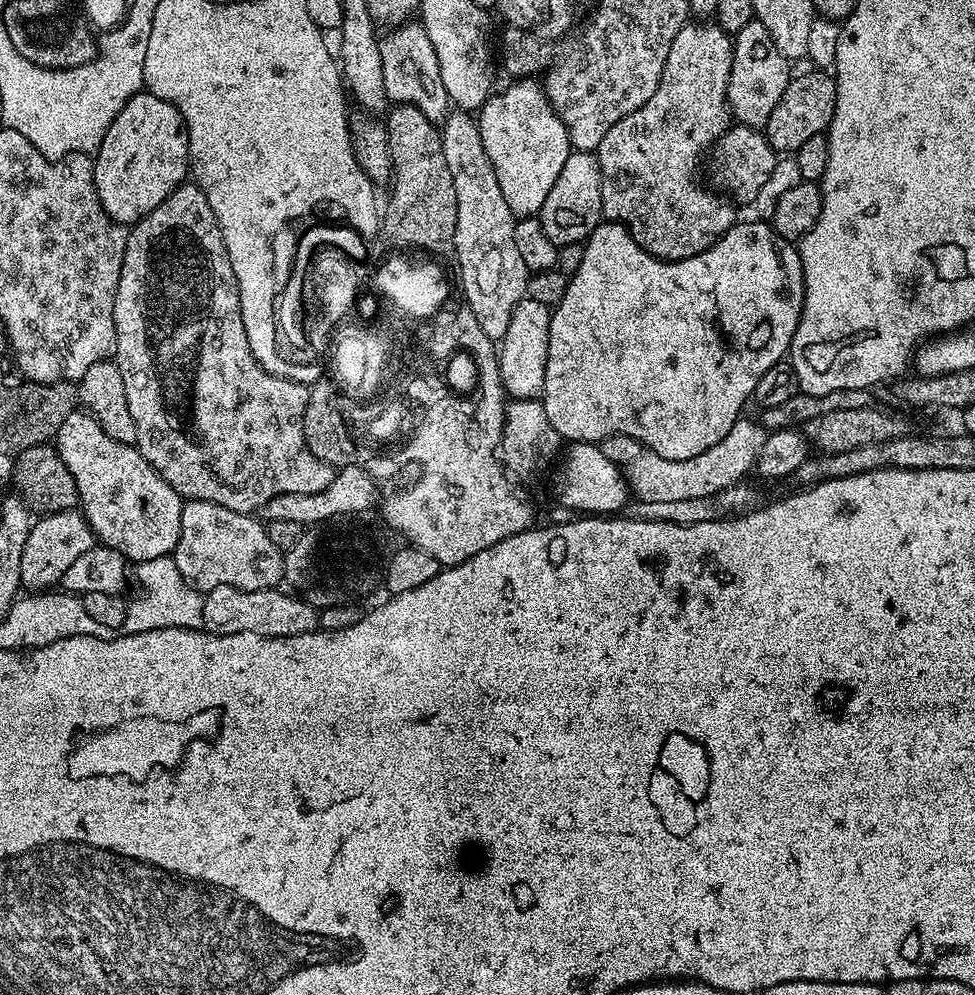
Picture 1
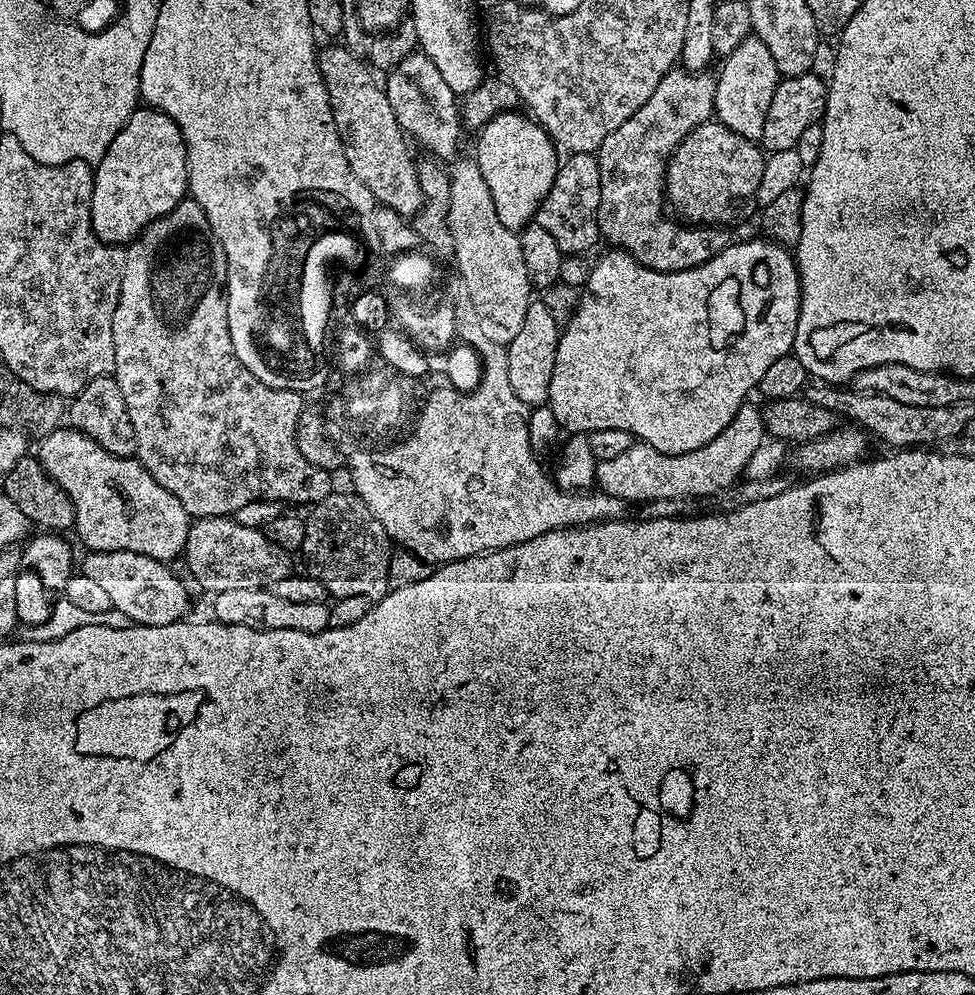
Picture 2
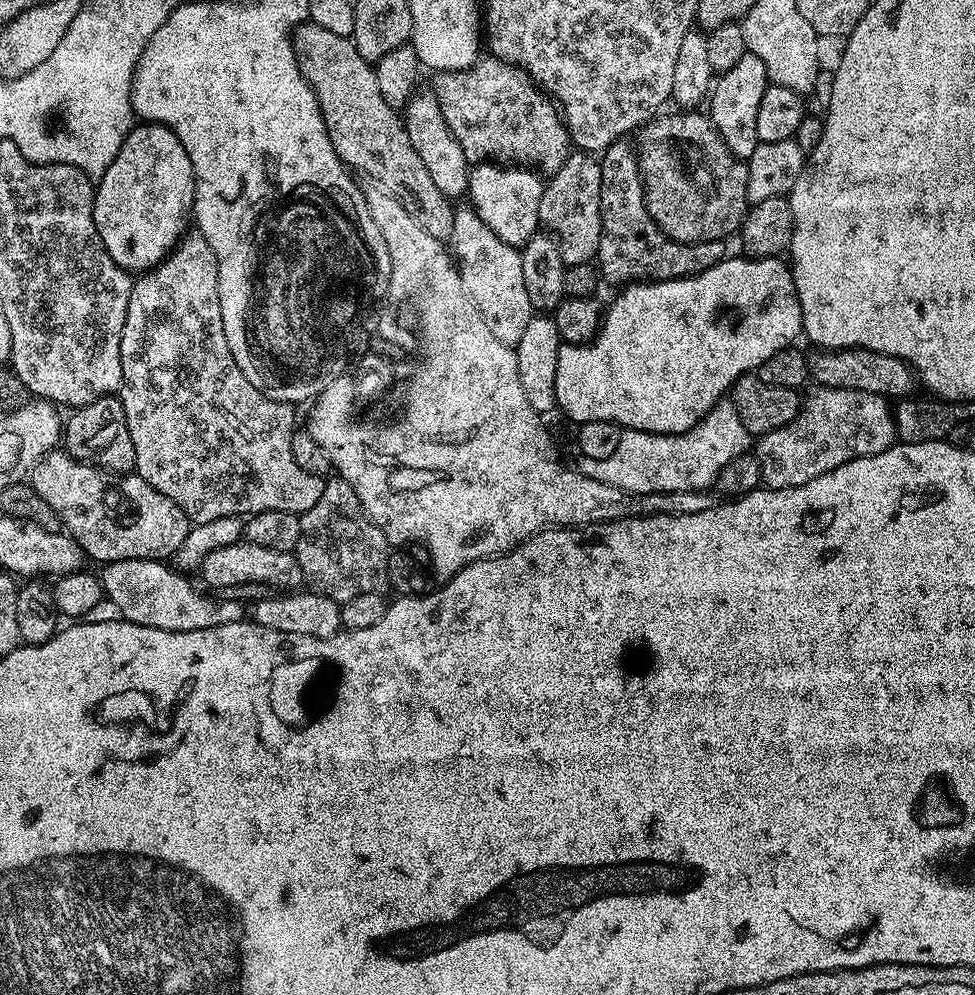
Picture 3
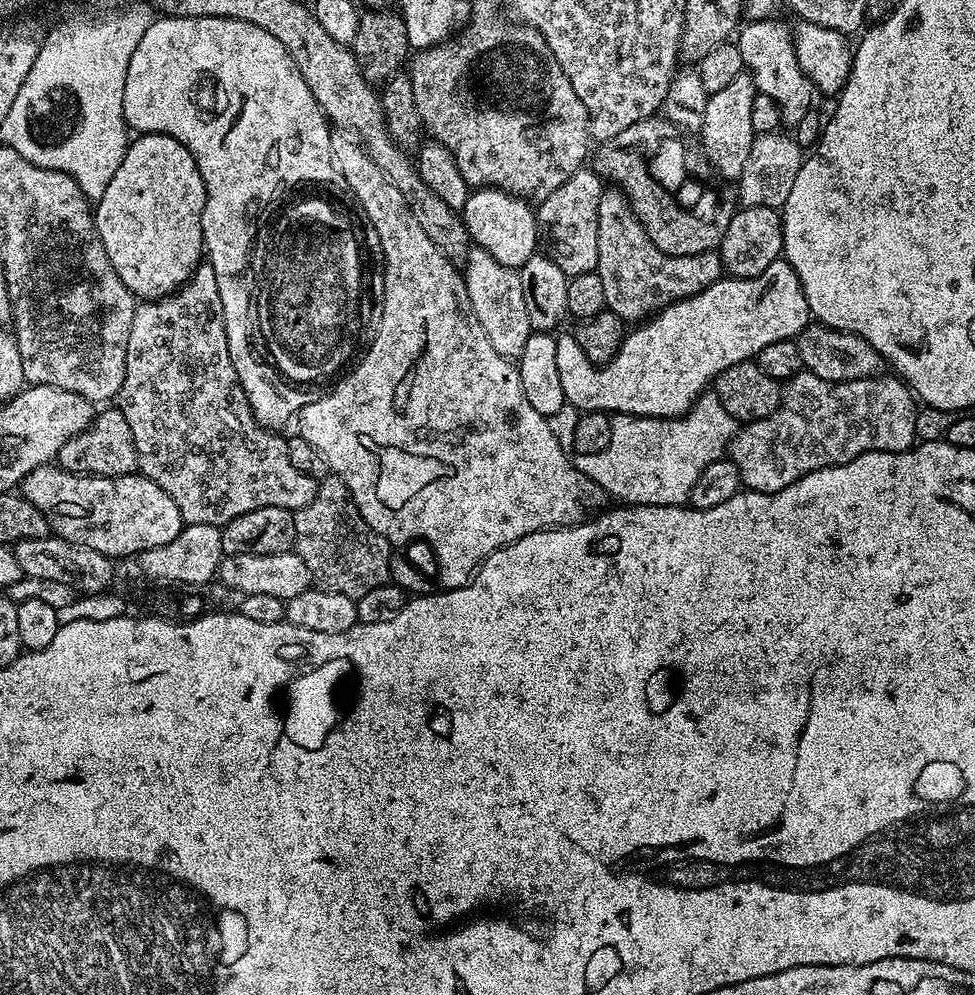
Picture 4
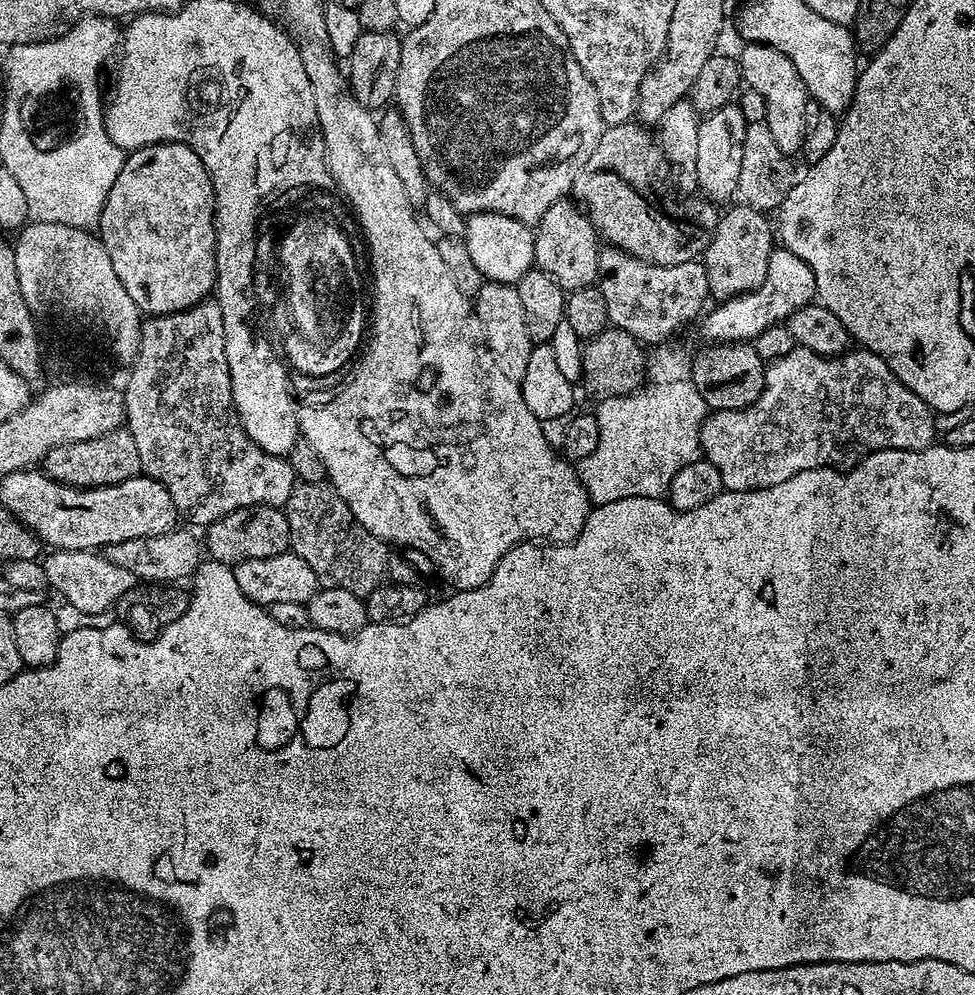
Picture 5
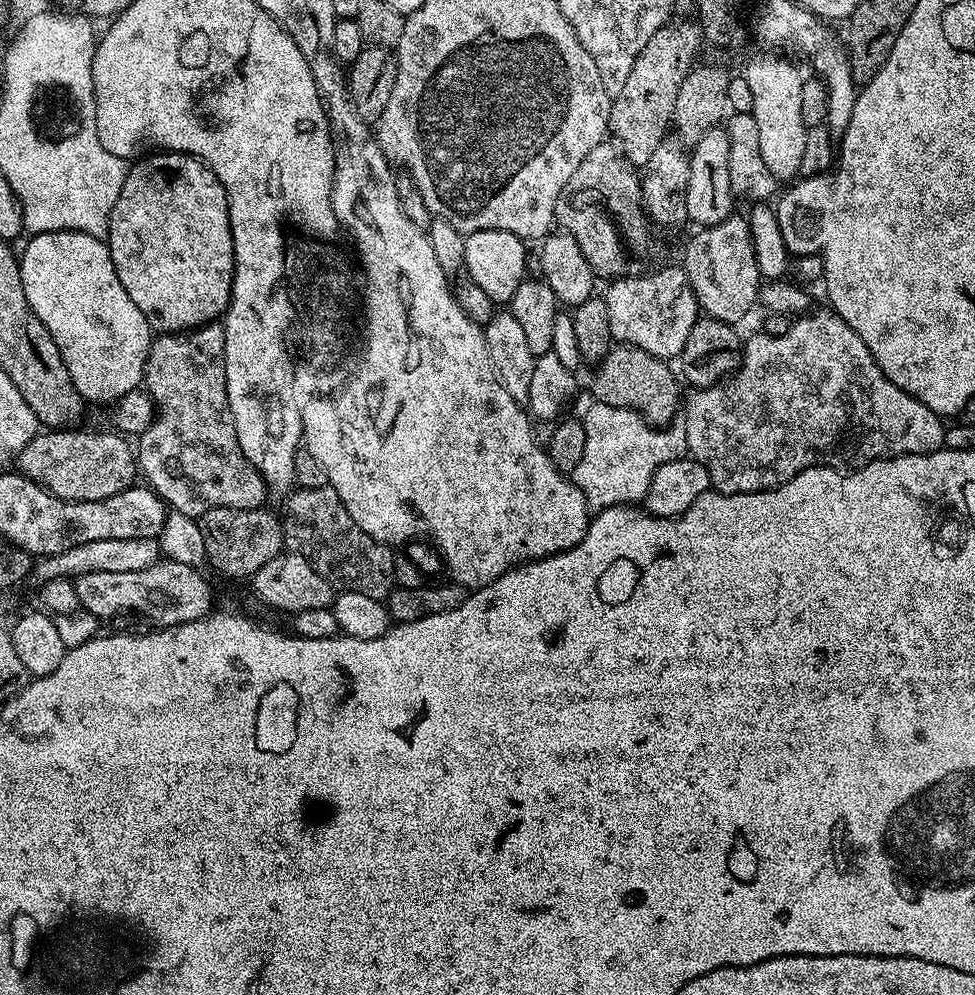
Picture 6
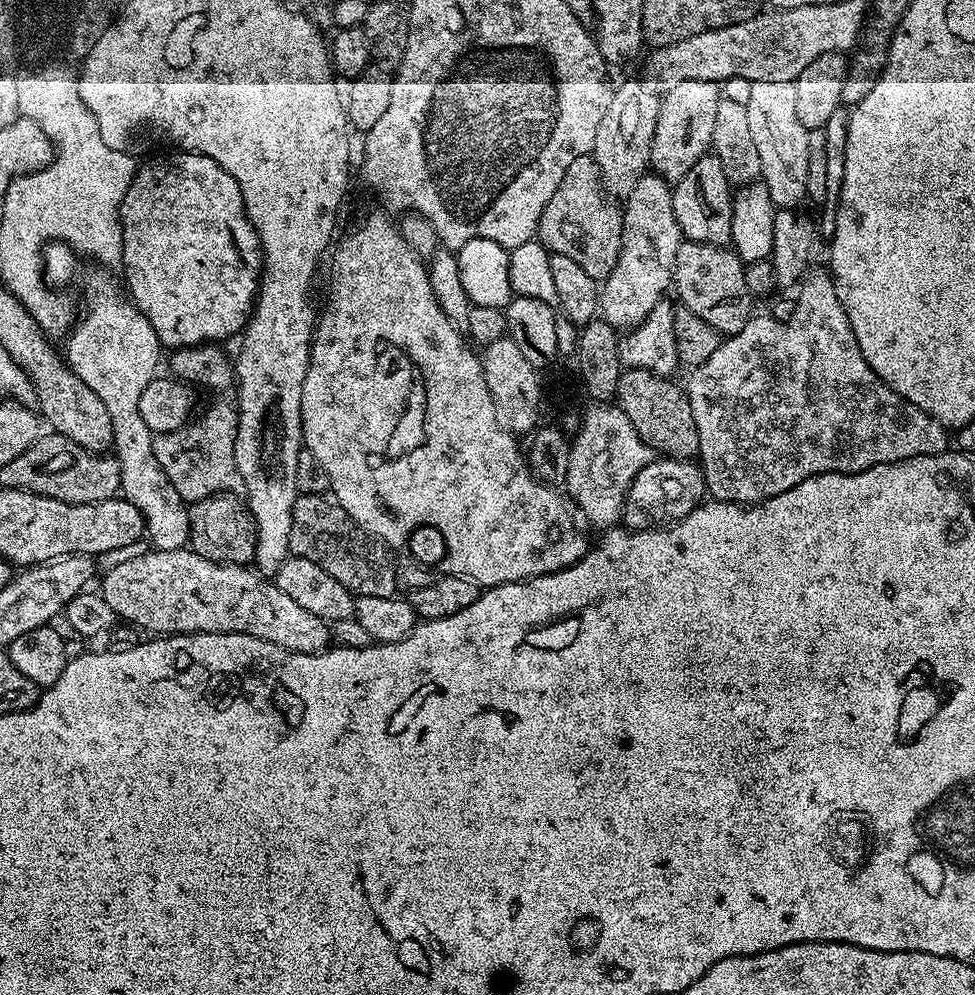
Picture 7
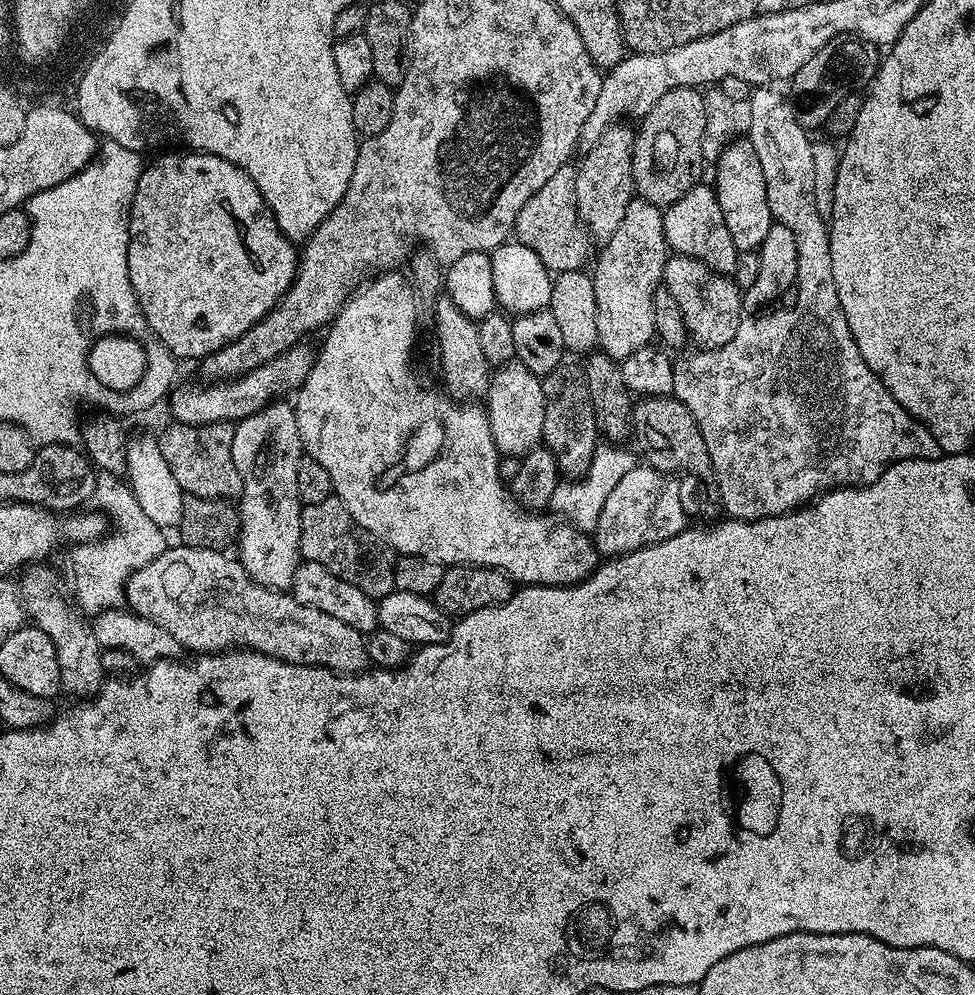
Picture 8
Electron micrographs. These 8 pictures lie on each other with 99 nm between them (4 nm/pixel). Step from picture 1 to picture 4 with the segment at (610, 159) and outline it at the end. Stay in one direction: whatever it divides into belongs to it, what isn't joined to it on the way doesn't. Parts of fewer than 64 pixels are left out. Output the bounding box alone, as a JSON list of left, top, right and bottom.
[595,186,724,322]

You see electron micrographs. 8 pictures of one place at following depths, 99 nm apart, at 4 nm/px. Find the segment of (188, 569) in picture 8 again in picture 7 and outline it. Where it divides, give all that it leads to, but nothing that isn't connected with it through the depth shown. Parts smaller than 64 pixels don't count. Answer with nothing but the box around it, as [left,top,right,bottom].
[98,546,329,652]

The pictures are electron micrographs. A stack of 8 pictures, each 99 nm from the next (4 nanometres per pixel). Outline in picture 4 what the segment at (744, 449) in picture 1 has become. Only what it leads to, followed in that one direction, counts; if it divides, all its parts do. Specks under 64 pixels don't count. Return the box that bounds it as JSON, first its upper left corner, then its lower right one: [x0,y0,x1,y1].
[574,391,738,506]

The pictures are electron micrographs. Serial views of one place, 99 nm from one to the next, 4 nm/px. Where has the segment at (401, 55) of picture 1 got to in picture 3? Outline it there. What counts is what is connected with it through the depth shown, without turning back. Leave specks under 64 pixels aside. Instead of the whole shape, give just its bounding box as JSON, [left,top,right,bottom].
[402,94,470,198]

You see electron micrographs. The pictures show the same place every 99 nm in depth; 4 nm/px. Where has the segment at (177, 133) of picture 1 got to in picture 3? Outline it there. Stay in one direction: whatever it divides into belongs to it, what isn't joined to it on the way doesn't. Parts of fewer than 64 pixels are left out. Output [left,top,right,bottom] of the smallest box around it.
[92,122,196,274]

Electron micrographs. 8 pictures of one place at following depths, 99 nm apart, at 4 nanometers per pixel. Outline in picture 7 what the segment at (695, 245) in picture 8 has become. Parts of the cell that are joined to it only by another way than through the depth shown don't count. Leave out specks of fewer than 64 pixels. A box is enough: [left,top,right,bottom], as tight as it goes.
[672,154,733,245]

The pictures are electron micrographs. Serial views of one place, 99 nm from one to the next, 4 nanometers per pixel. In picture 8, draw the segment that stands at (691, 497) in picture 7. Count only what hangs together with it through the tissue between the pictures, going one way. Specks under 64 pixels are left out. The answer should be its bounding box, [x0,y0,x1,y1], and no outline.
[594,466,690,558]

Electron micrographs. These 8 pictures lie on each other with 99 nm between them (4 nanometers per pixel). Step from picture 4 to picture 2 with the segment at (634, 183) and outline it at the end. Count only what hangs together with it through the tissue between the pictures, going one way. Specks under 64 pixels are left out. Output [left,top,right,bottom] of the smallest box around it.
[664,118,765,226]

